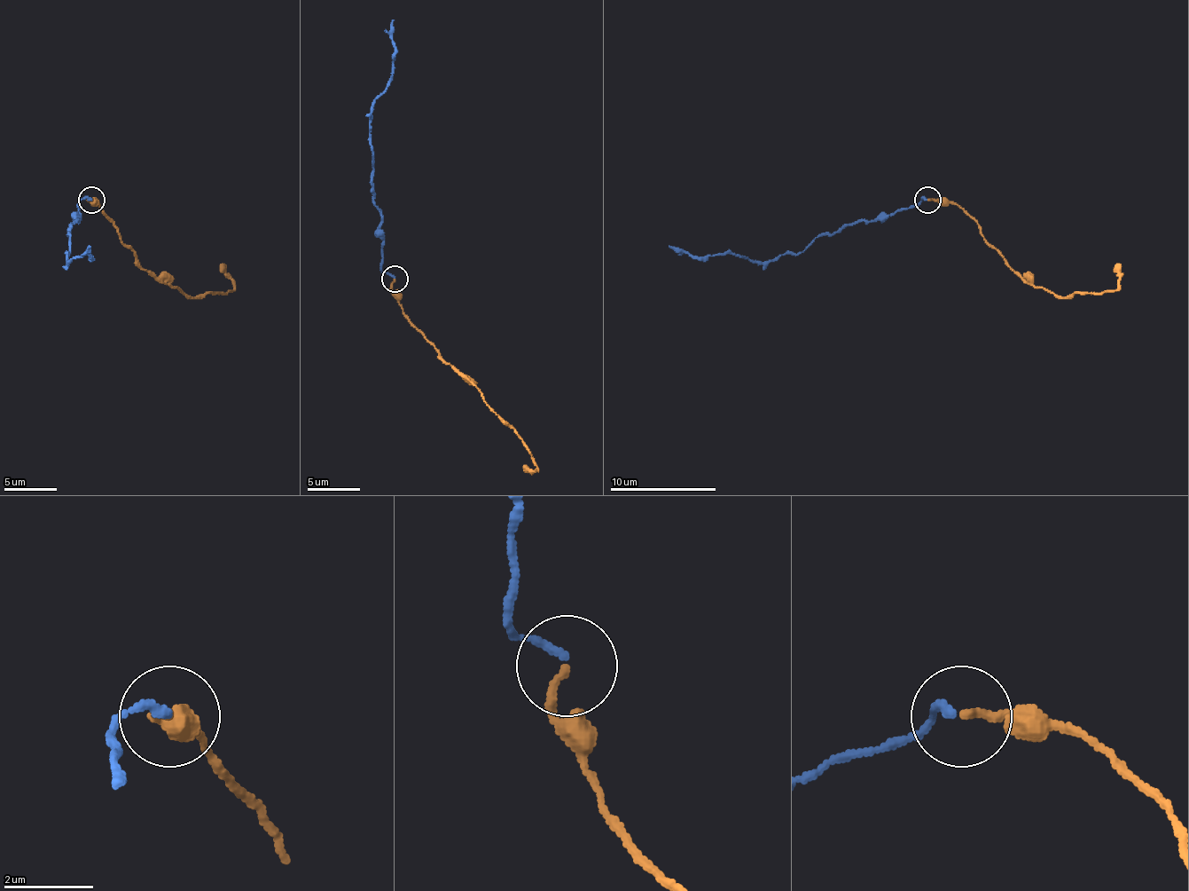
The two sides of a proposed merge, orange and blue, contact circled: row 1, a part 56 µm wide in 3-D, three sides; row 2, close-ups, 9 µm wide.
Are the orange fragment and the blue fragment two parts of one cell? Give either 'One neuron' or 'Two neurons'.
One neuron

